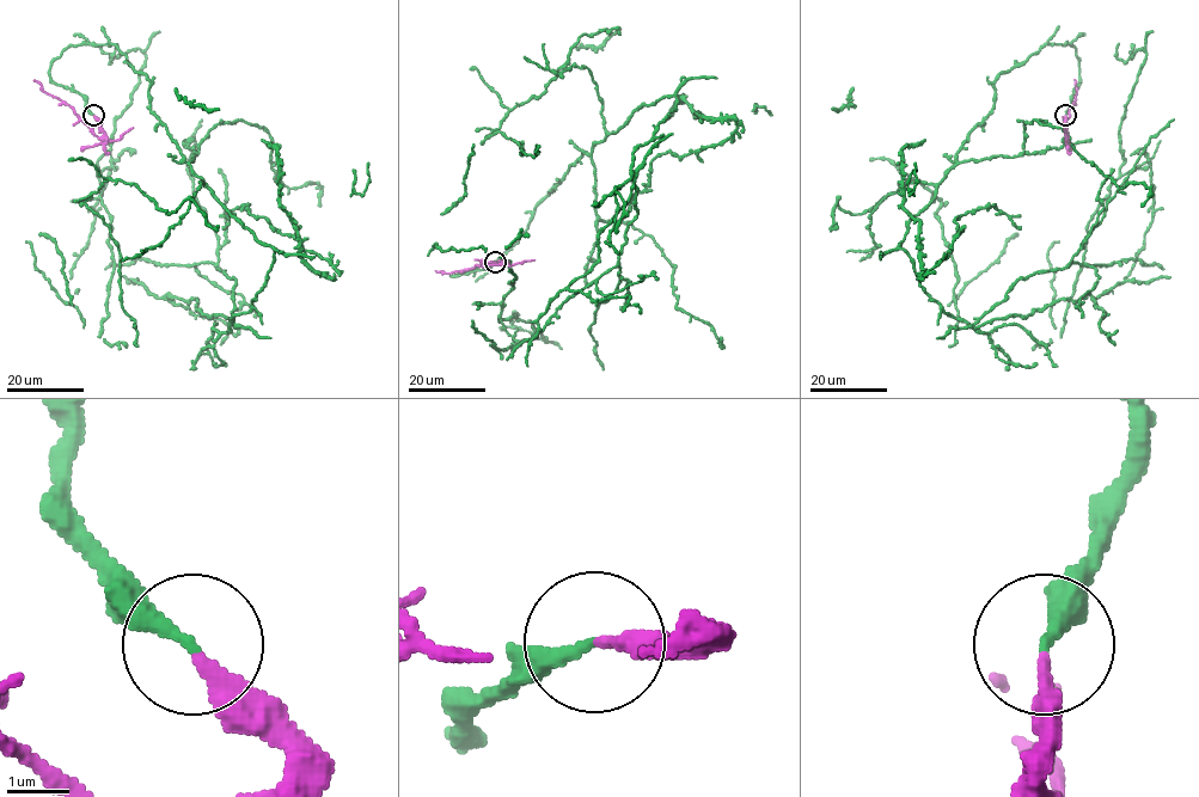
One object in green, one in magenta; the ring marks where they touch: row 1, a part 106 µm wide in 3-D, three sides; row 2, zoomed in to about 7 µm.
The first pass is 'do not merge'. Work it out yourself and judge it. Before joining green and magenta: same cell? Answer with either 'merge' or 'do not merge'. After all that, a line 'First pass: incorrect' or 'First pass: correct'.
do not merge
First pass: correct

